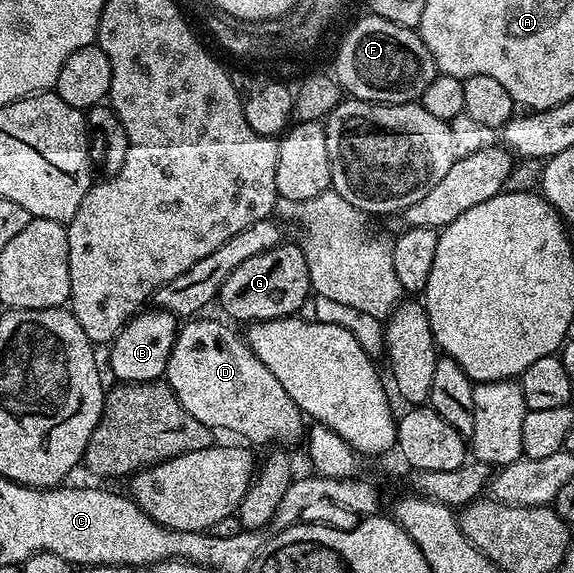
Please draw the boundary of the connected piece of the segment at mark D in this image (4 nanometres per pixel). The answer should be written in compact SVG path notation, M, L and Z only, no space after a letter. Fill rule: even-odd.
M192 318L188 324L176 333L174 350L170 350L168 359L168 370L166 373L166 384L177 396L181 406L189 411L200 423L211 430L225 428L228 432L237 432L256 444L272 444L277 440L277 445L288 446L296 439L303 437L306 432L306 420L302 415L300 407L282 390L282 382L266 370L266 366L250 350L247 339L235 332L231 323L220 320L200 320L204 318Z

